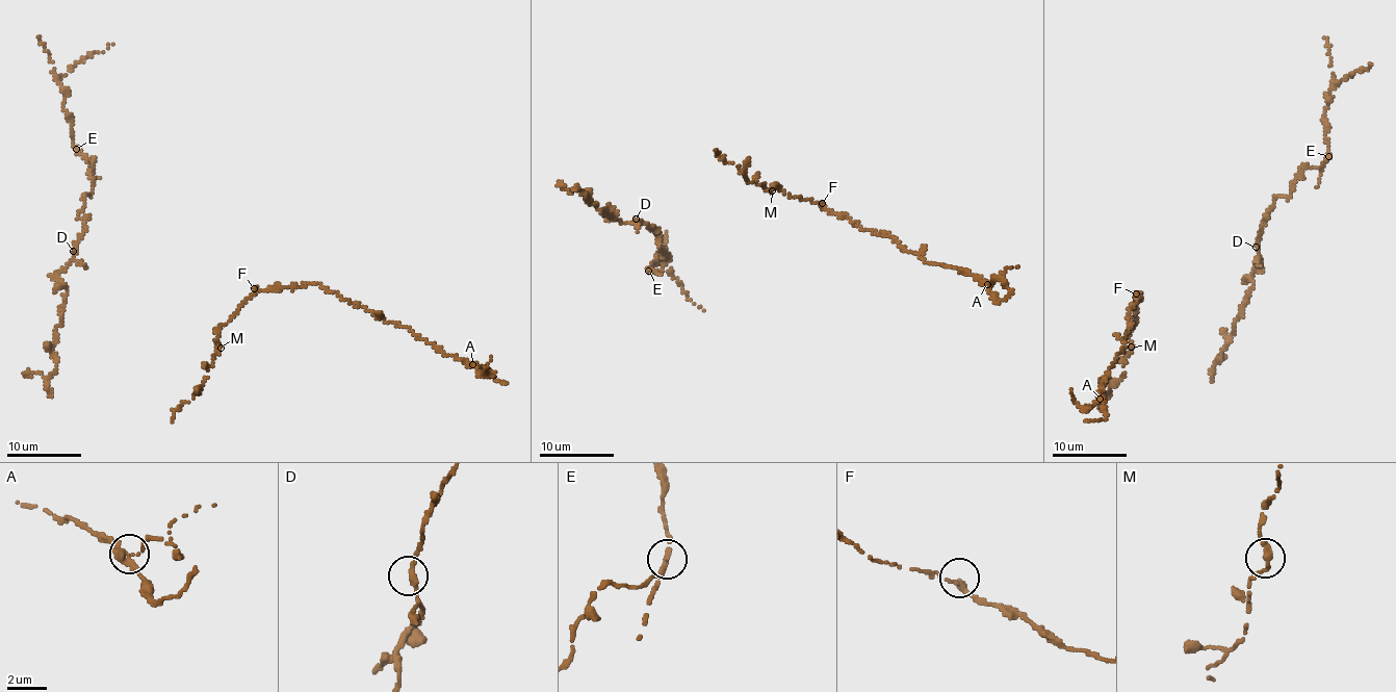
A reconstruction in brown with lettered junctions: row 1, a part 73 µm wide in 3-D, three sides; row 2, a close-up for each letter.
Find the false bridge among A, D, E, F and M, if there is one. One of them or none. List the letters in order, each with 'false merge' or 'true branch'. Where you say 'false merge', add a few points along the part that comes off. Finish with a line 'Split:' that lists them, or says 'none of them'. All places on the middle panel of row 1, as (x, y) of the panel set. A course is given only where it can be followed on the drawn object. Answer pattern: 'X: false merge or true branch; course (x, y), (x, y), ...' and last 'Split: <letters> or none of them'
A: true branch
D: true branch
E: false merge; course (648, 270), (658, 261), (656, 254), (664, 255), (660, 257), (686, 296), (703, 309)
F: true branch
M: true branch
Split: E

